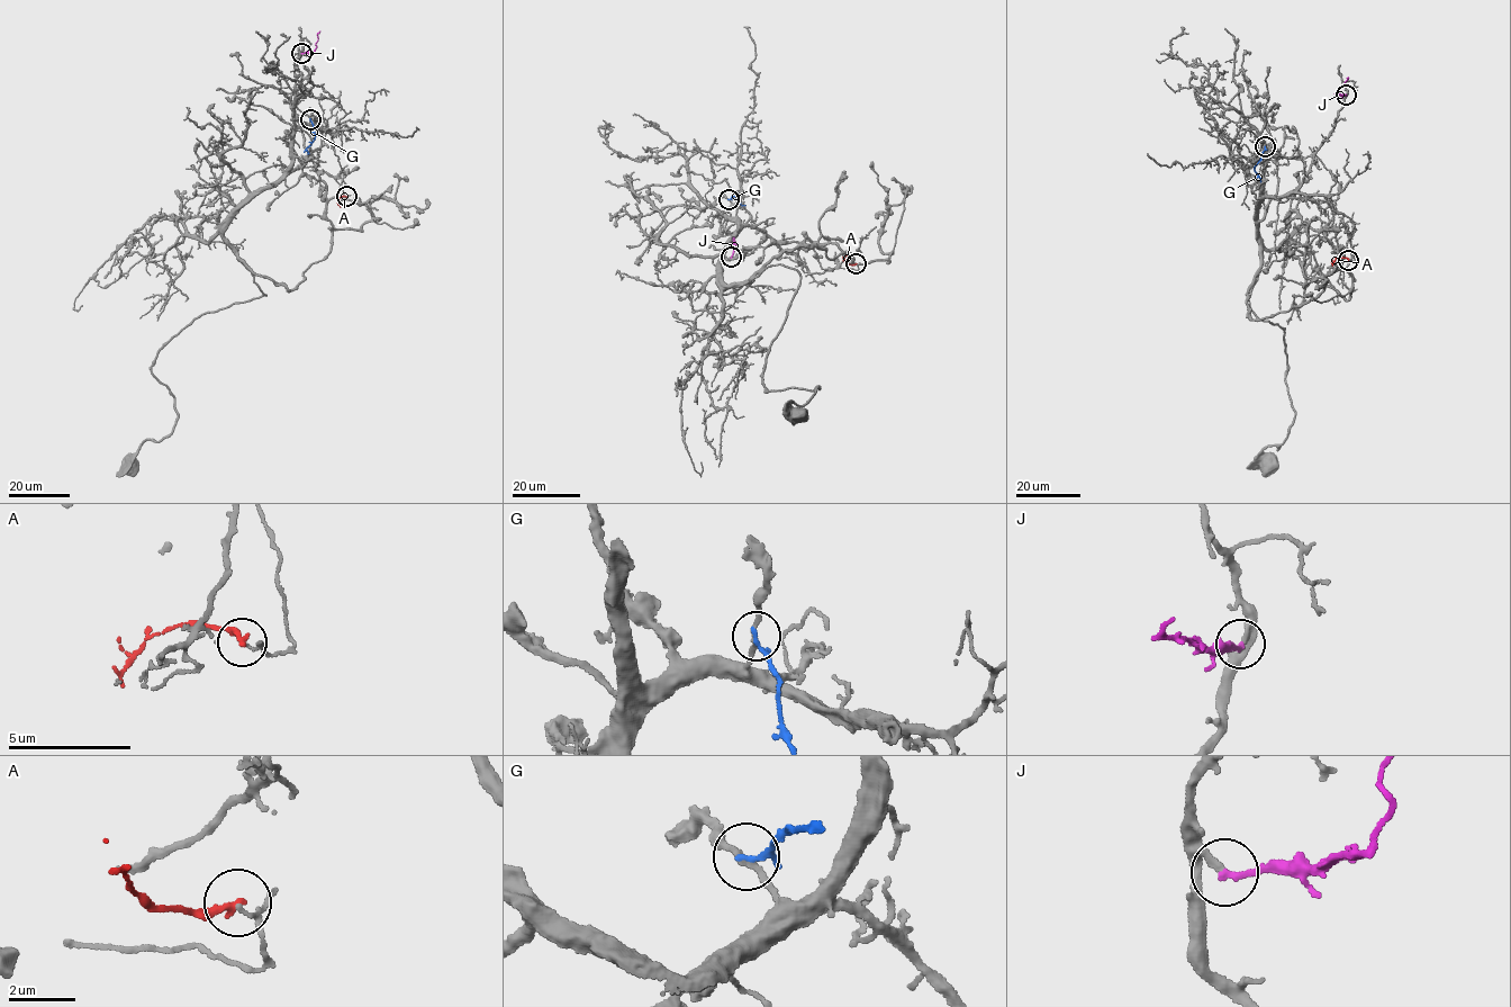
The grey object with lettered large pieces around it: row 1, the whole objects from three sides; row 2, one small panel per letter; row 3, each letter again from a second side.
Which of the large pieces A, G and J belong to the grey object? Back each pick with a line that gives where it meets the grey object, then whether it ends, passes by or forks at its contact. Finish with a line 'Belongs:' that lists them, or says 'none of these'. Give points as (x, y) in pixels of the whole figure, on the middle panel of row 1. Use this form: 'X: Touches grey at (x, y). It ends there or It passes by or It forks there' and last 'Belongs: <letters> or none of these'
J: Touches grey at (731, 257). It ends there
Belongs: J

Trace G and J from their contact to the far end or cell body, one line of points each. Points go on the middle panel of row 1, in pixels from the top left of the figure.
G: (729, 199), (738, 192), (739, 204), (745, 205)
J: (731, 258), (733, 241)

